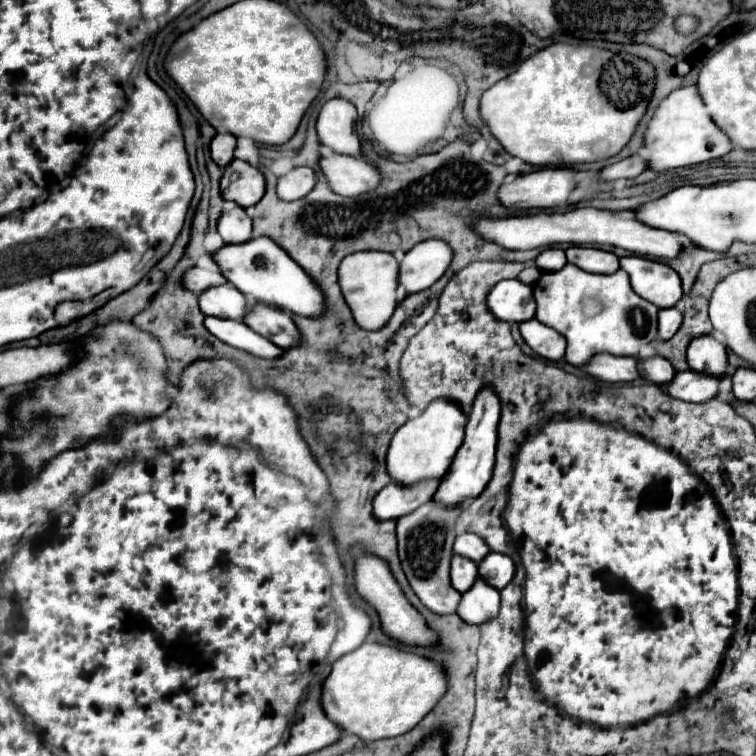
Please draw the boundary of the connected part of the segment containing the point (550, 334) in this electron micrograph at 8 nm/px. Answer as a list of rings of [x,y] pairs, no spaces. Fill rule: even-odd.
[[[536,318],[526,320],[520,324],[520,334],[526,340],[526,344],[542,358],[546,360],[560,360],[566,350],[566,340],[562,334],[552,330],[550,326],[538,322]]]

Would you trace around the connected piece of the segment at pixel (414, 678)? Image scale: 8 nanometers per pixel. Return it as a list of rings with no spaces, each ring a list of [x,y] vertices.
[[[364,642],[358,650],[334,662],[332,672],[324,682],[322,706],[328,718],[334,720],[338,726],[342,726],[346,732],[358,734],[362,740],[372,742],[410,732],[438,704],[438,700],[442,698],[442,694],[446,694],[446,690],[448,690],[448,674],[442,662],[400,650],[396,646],[380,642]]]

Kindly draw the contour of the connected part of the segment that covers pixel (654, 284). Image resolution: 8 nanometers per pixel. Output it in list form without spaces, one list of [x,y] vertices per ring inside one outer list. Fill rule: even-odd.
[[[628,256],[620,258],[620,268],[628,272],[636,294],[658,308],[672,308],[682,298],[680,278],[668,264]]]

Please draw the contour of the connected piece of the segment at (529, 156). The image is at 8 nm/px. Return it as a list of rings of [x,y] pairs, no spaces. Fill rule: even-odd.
[[[554,42],[524,60],[520,68],[502,78],[502,82],[496,82],[486,90],[480,102],[480,114],[512,156],[534,166],[570,166],[616,156],[630,142],[636,126],[644,118],[652,92],[654,66],[650,66],[650,62],[626,52],[612,54],[612,50],[590,44]]]

